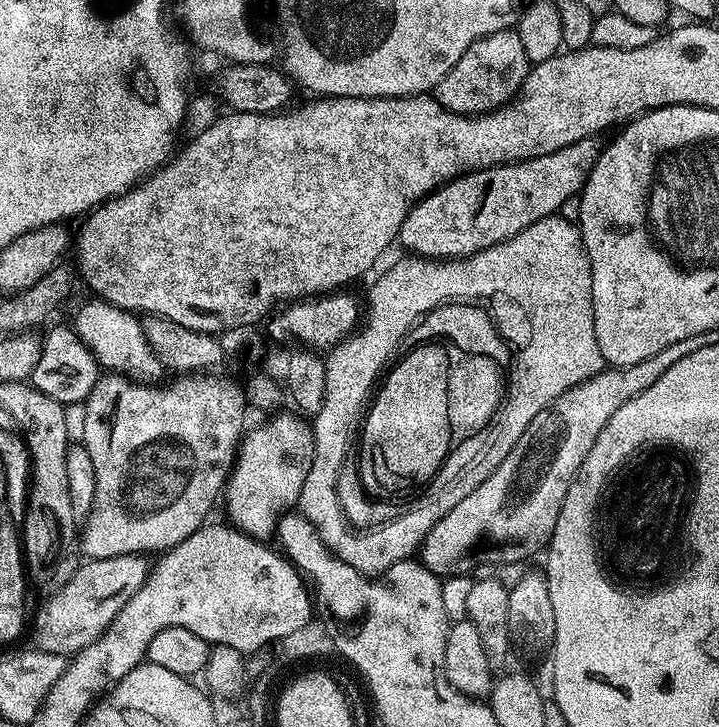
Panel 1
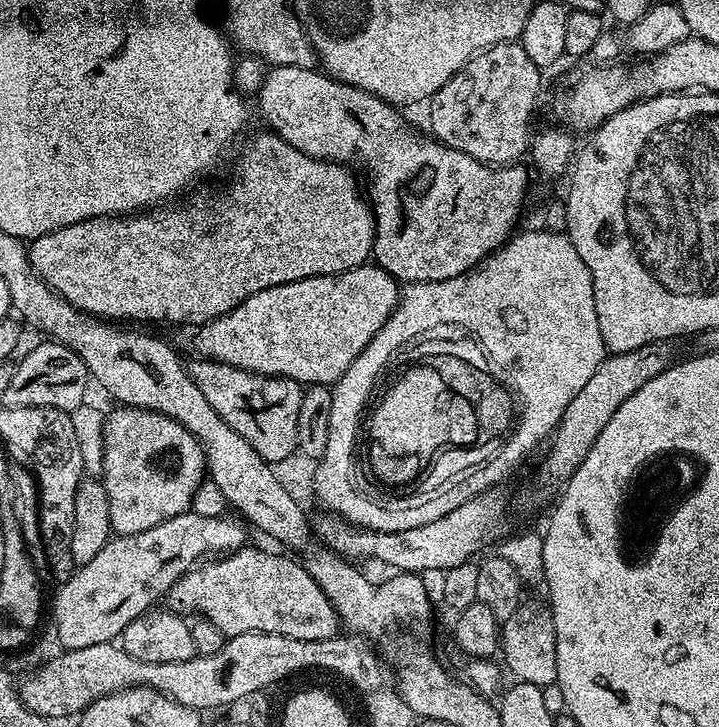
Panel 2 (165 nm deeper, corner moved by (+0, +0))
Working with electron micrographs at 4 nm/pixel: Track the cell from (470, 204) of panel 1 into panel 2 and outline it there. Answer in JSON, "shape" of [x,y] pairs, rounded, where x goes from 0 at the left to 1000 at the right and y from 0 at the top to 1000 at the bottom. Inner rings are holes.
{"shape":[[[392,88],[371,95],[371,105],[362,118],[359,128],[362,151],[367,157],[367,165],[374,177],[391,187],[403,201],[420,206],[427,215],[435,215],[444,220],[460,220],[469,226],[491,228],[502,226],[512,235],[517,246],[517,254],[509,259],[509,270],[515,276],[519,297],[523,298],[523,326],[517,334],[517,352],[522,362],[533,369],[556,388],[604,388],[605,385],[624,385],[633,380],[651,374],[675,359],[686,344],[697,340],[713,323],[718,307],[723,303],[723,290],[729,286],[729,274],[734,270],[734,237],[727,224],[719,223],[701,230],[690,230],[683,226],[672,226],[669,220],[654,217],[654,212],[643,212],[630,204],[622,204],[619,198],[602,190],[599,186],[588,187],[577,182],[559,161],[552,150],[540,139],[522,132],[519,127],[510,127],[495,118],[477,116],[474,110],[463,110],[460,105],[439,94],[416,94]]]}

